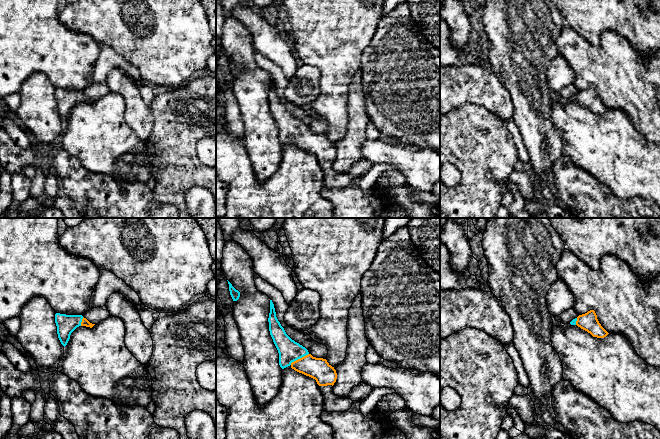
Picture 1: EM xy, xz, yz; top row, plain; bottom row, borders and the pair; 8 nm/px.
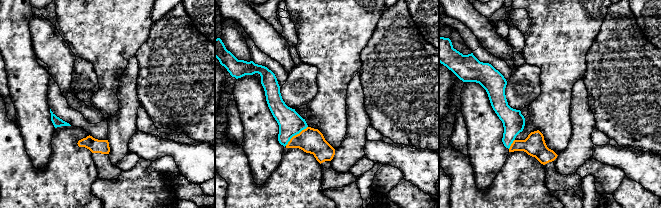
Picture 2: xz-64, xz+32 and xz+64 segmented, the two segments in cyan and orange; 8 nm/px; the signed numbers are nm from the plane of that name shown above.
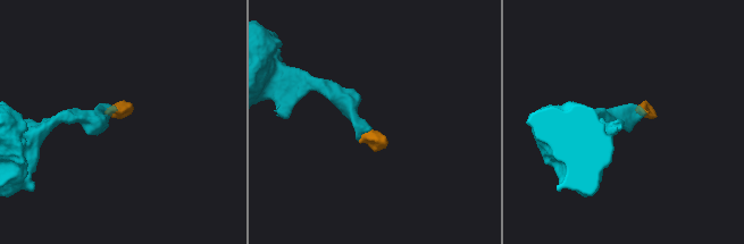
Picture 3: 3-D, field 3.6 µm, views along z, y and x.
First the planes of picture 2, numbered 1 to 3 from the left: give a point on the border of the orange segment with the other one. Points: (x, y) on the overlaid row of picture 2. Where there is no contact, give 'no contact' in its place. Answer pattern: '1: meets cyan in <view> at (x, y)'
1: no contact
2: meets cyan in xz+32 at (295, 134)
3: meets cyan in xz+64 at (511, 143)

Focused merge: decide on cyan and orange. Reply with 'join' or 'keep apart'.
join

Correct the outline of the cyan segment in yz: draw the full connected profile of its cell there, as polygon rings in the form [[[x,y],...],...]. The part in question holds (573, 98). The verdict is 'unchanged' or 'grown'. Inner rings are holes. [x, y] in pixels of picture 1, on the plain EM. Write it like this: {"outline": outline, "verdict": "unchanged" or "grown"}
{"outline": [[[594,86],[579,91],[570,98],[571,101],[577,101],[581,105],[590,109],[593,113],[604,114],[609,109],[601,102]]], "verdict": "grown"}

